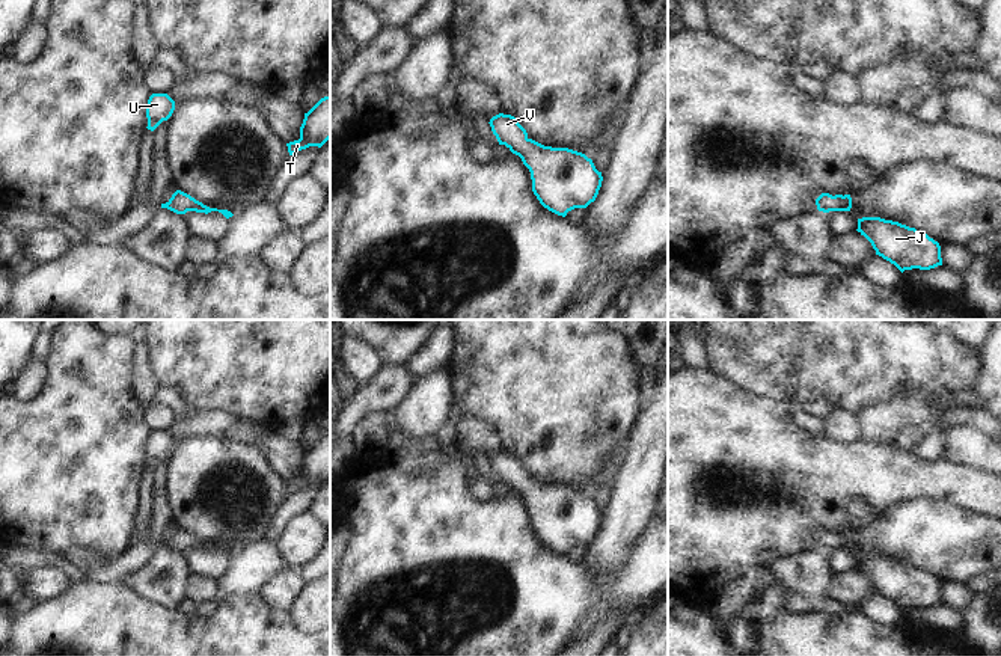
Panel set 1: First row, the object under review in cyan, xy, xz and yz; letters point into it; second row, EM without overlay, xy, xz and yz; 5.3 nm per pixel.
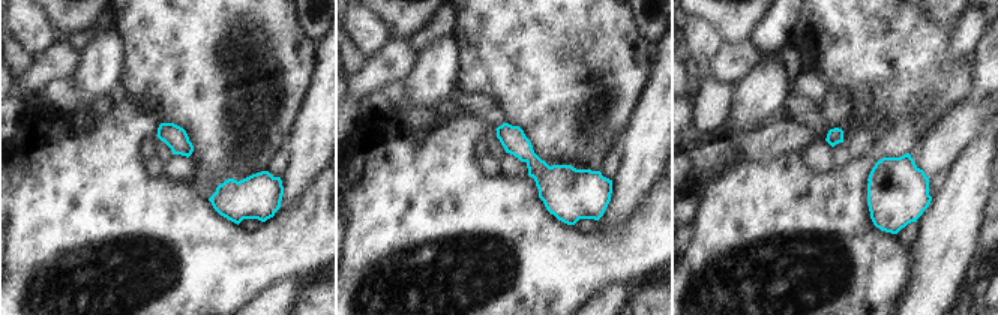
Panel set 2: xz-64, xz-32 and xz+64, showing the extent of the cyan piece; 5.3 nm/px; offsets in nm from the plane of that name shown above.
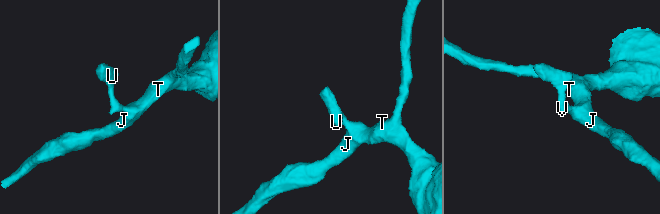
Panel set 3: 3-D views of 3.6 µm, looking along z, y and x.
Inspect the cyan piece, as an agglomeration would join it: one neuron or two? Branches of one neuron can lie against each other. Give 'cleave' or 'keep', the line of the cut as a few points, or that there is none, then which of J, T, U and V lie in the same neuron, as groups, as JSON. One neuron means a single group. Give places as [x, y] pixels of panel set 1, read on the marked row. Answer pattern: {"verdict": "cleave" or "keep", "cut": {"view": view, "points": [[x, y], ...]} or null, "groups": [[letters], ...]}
{"verdict": "keep", "cut": null, "groups": [["J", "T", "U", "V"]]}

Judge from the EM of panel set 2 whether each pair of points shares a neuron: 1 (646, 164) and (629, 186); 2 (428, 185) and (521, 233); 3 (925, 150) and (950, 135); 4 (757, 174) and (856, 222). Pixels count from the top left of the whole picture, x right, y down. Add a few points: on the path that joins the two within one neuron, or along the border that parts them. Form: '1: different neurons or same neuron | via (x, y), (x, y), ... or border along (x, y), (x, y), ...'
1: same neuron | via (640, 170), (634, 180)
2: same neuron | via (450, 207), (474, 231), (498, 233)
3: same neuron | via (931, 150), (935, 150), (944, 141)
4: same neuron | via (781, 198), (805, 222), (832, 222)

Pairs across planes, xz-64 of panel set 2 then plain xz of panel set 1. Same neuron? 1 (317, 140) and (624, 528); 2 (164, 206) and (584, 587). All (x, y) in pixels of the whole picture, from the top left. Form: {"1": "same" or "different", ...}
{"1": "same", "2": "same"}

